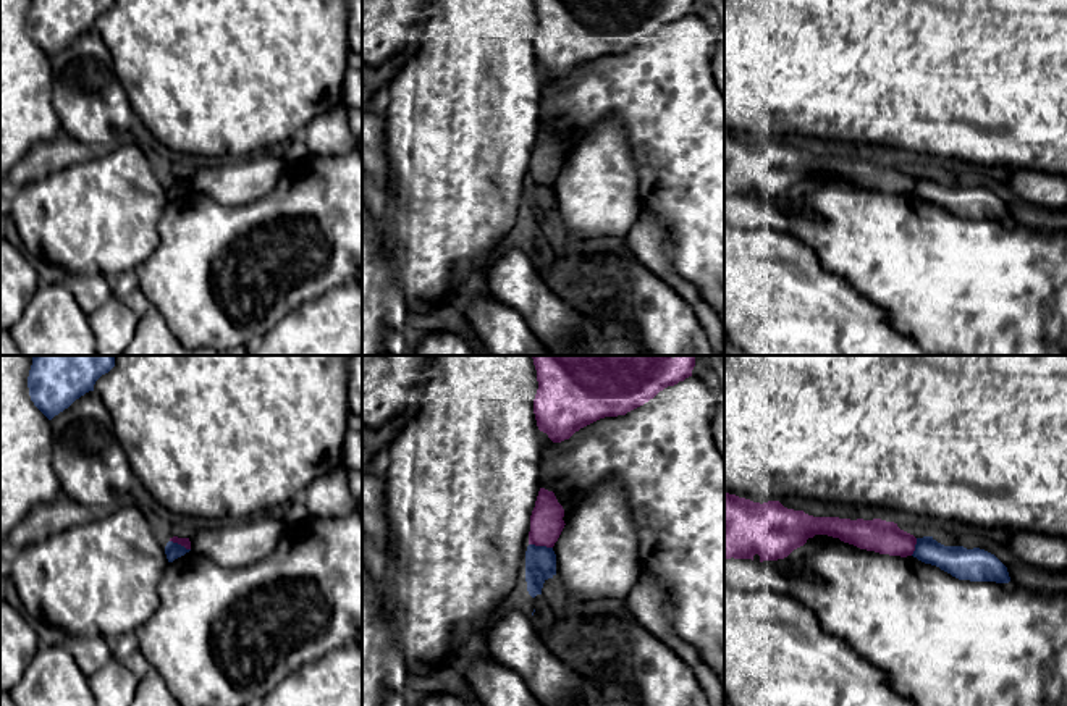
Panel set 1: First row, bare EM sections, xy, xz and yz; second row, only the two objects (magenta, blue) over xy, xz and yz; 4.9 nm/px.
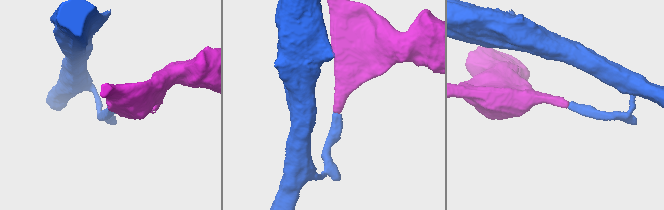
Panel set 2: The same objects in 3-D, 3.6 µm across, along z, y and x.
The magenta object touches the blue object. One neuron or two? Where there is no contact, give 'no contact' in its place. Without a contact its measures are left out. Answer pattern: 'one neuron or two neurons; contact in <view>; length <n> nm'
two neurons; contact in xz; length 120 nm

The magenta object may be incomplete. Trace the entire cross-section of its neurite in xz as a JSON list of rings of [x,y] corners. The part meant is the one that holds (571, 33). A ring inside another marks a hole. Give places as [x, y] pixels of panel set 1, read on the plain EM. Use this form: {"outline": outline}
{"outline": [[[534,0],[534,3],[538,19],[534,37],[537,65],[553,81],[561,81],[600,57],[626,53],[664,26],[692,15],[695,0]]]}

